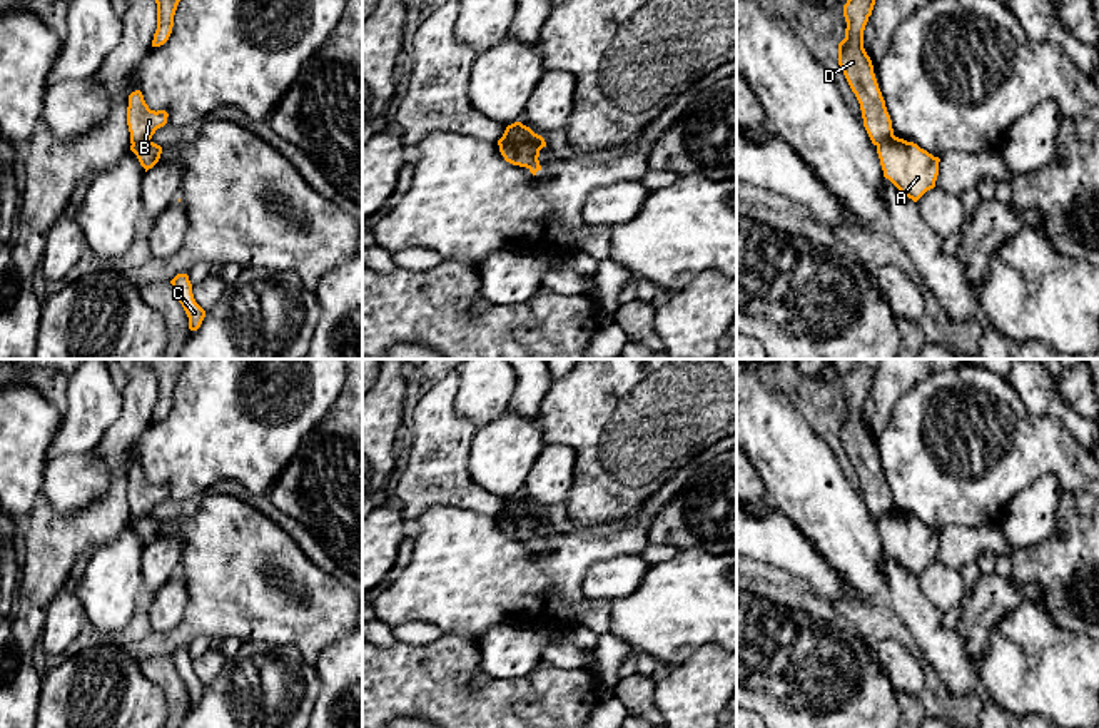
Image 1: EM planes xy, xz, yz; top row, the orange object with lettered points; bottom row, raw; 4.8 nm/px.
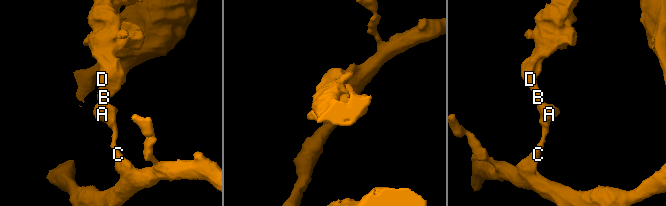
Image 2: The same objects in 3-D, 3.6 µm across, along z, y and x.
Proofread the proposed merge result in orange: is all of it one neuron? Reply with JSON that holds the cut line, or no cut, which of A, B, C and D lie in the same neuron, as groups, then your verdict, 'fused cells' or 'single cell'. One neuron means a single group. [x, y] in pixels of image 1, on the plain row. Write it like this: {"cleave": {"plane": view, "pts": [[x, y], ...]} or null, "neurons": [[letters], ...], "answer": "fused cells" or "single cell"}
{"cleave": {"plane": "xy", "pts": [[149, 513], [132, 518]]}, "neurons": [["A", "C"], ["B", "D"]], "answer": "fused cells"}

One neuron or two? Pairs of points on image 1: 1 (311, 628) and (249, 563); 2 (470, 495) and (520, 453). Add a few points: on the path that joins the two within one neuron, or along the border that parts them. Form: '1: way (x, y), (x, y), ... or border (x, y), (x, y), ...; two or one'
1: way (293, 610), (258, 581); one
2: border (470, 448), (470, 476), (505, 501); two

